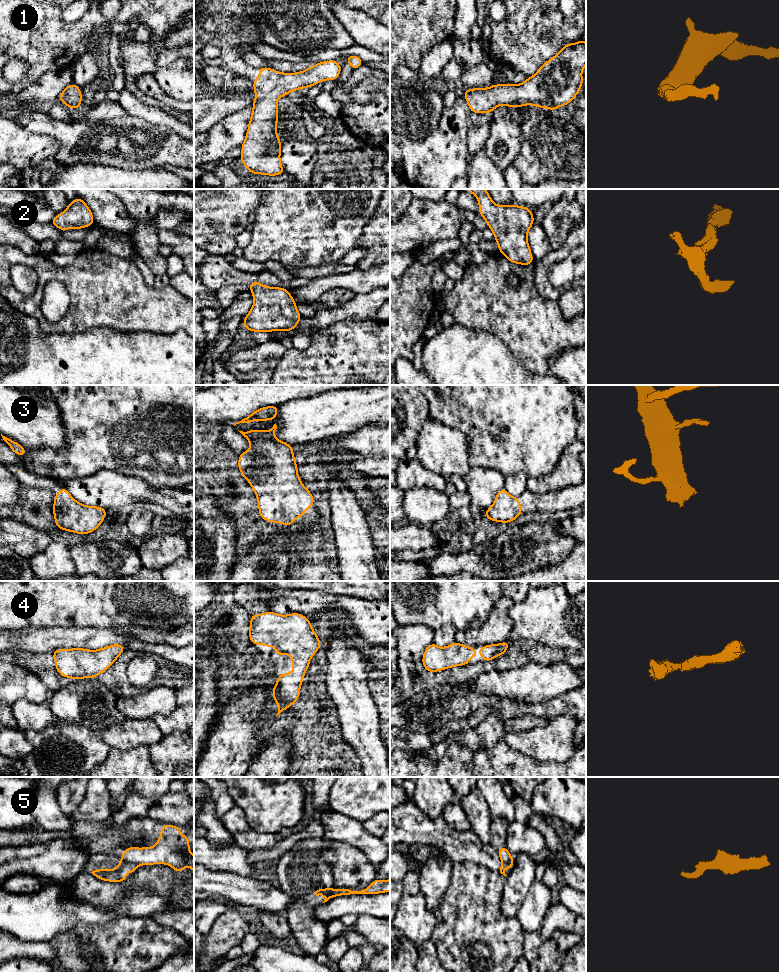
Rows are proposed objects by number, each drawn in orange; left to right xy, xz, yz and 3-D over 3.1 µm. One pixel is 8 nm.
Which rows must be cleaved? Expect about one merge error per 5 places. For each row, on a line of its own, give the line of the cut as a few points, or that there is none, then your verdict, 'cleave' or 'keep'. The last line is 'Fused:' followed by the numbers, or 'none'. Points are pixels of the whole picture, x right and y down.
1: cut none; keep
2: cut none; keep
3: cut none; keep
4: cut none; keep
5: cut xy (120, 860), (134, 862), (138, 865); cleave
Fused: 5

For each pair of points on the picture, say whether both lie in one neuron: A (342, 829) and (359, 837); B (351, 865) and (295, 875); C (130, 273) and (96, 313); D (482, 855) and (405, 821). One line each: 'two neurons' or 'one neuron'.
A: one neuron
B: two neurons
C: one neuron
D: one neuron

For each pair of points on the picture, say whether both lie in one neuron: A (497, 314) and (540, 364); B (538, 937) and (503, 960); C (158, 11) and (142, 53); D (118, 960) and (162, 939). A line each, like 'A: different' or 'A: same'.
A: same
B: different
C: different
D: same

